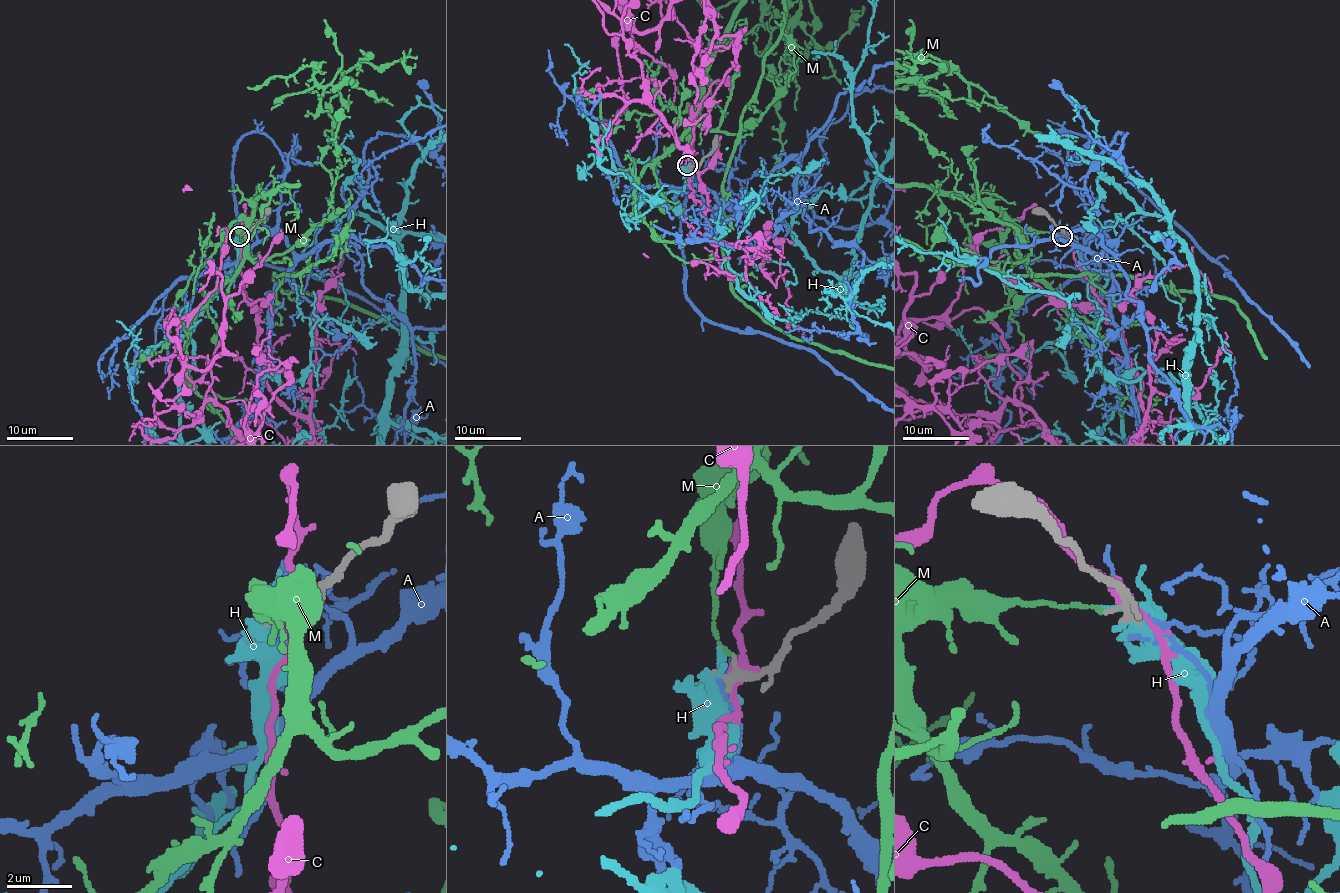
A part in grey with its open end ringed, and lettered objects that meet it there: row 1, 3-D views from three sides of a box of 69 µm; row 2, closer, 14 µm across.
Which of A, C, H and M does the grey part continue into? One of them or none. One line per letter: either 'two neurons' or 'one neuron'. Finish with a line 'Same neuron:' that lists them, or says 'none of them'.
A: two neurons
C: two neurons
H: two neurons
M: two neurons
Same neuron: none of them

